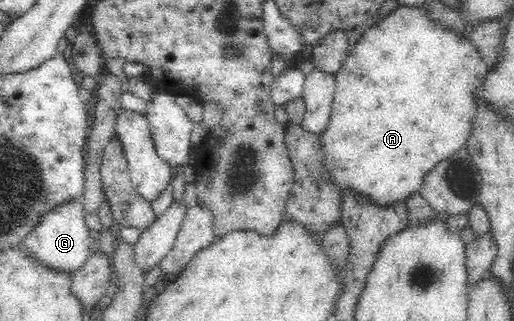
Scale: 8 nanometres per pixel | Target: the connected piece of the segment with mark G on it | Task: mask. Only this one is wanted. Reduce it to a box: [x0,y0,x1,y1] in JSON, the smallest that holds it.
[18,202,90,276]

